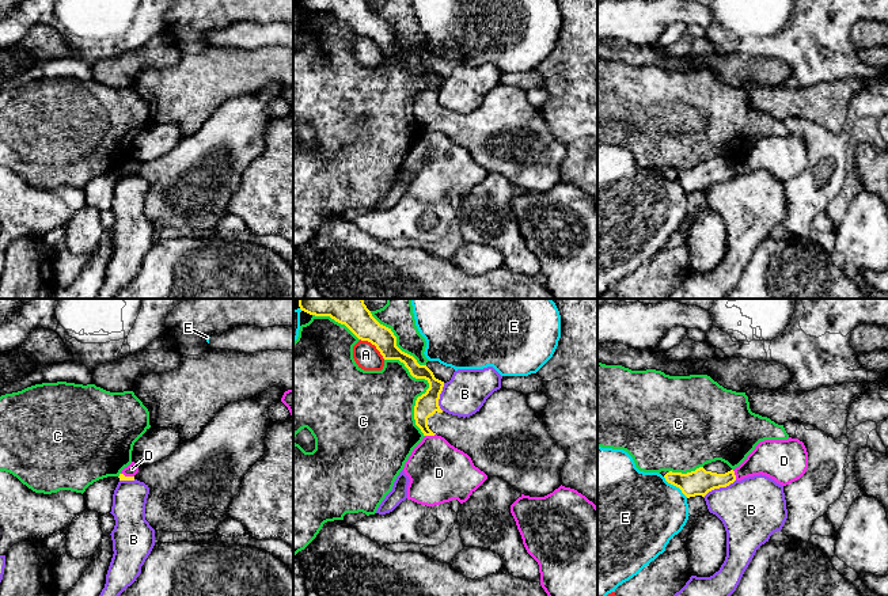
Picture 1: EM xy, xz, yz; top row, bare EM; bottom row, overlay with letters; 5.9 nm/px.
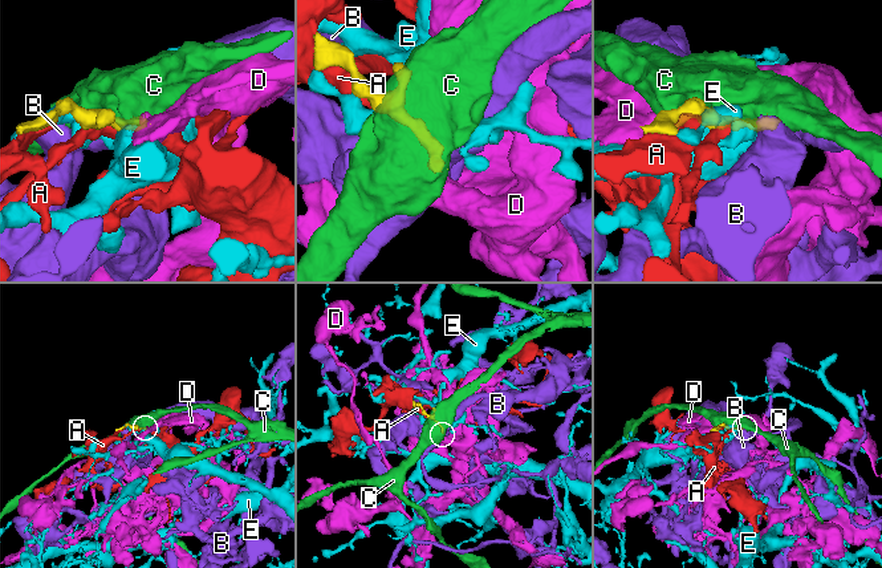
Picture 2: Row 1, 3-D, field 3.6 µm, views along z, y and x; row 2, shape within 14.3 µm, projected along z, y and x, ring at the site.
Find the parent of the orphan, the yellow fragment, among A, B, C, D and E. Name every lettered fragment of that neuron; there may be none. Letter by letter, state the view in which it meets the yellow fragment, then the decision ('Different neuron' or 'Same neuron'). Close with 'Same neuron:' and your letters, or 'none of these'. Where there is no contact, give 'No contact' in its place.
A: Touches yellow in xz. Different neuron
B: Touches yellow in yz. Different neuron
C: Touches yellow in xz. Different neuron
D: Touches yellow in xz. Different neuron
E: Touches yellow in yz. Different neuron
Same neuron: none of these

